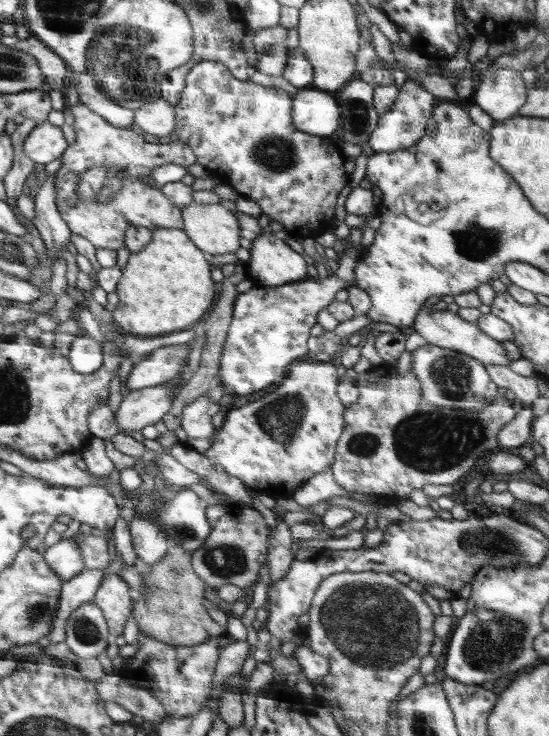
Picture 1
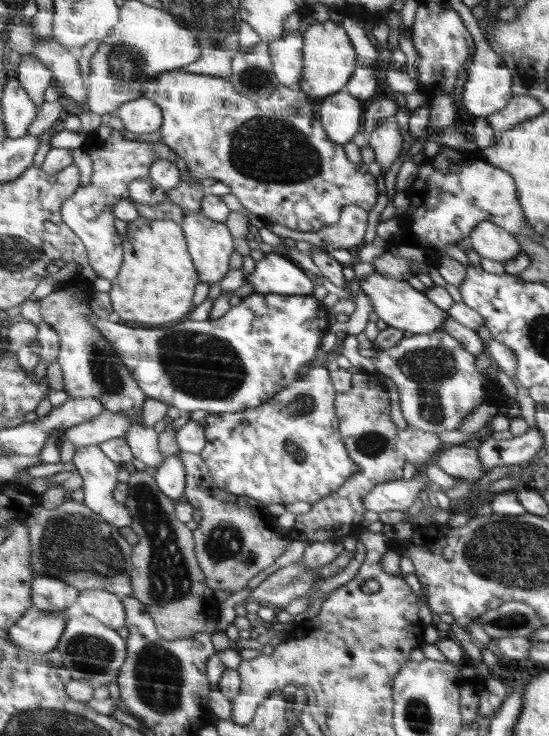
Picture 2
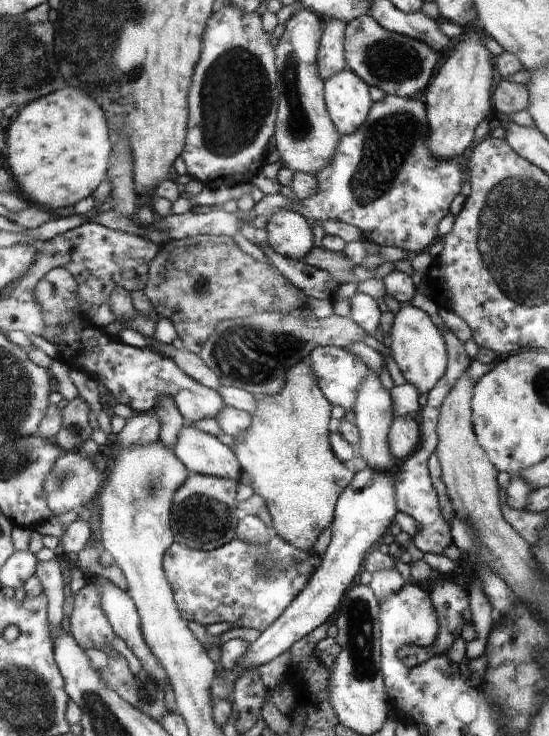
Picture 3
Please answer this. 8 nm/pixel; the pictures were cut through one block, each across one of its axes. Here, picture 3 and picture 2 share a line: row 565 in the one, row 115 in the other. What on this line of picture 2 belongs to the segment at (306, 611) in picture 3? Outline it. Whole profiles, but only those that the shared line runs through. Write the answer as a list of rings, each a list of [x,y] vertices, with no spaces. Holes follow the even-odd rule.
[[[338,92],[337,95],[320,100],[320,104],[322,128],[338,144],[348,144],[354,134],[362,130],[366,110],[362,100],[348,92]]]

